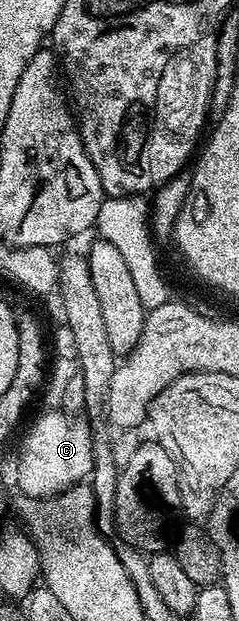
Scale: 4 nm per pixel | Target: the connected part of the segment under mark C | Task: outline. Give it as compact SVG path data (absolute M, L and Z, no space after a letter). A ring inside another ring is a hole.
M61 410L46 412L34 420L34 425L26 432L22 440L22 449L18 452L18 488L26 496L49 498L60 492L73 488L75 484L85 481L94 470L94 450L96 440L90 437L90 428L82 418L71 418Z

